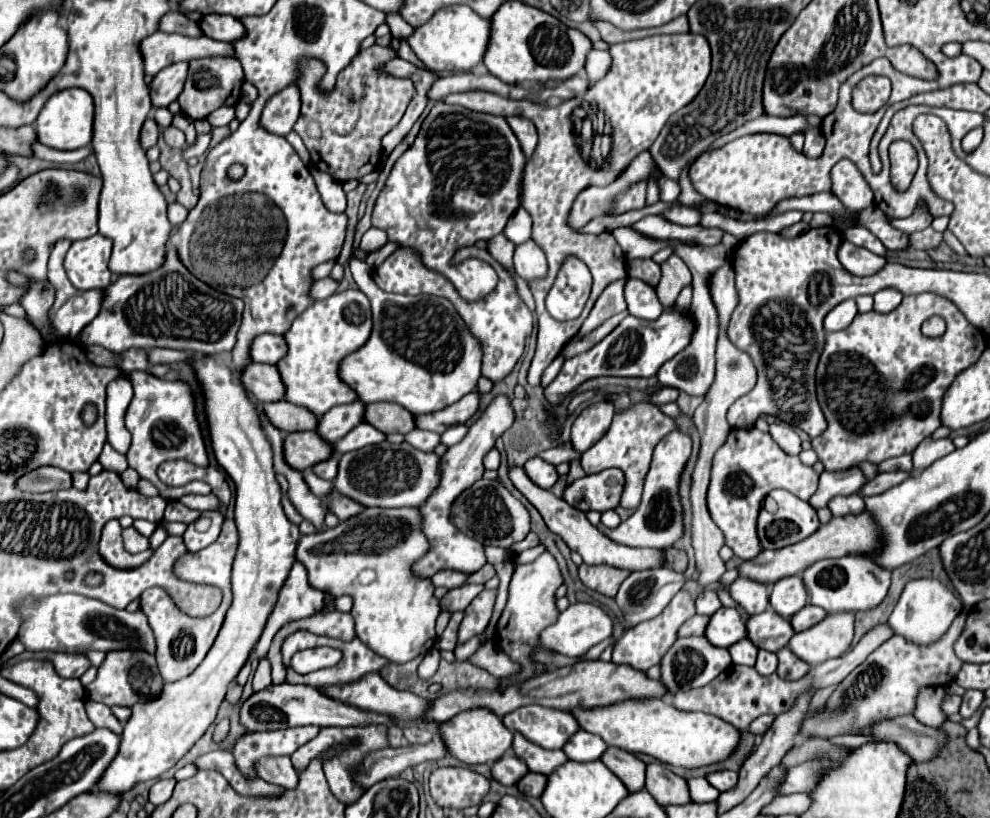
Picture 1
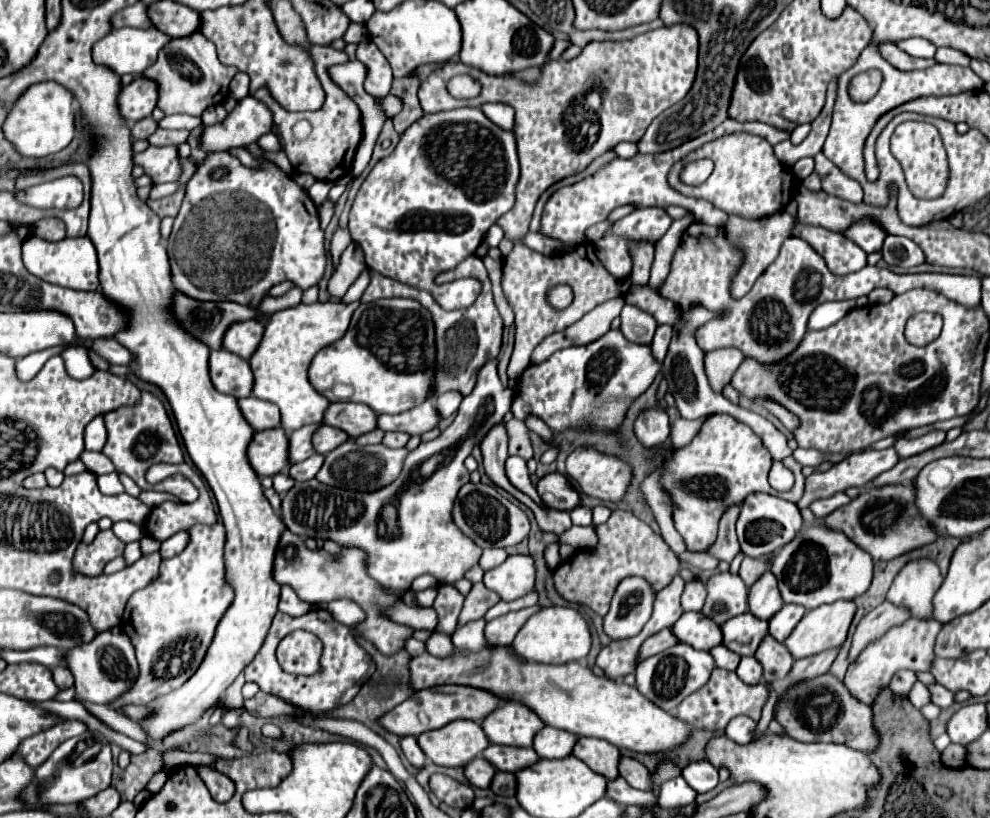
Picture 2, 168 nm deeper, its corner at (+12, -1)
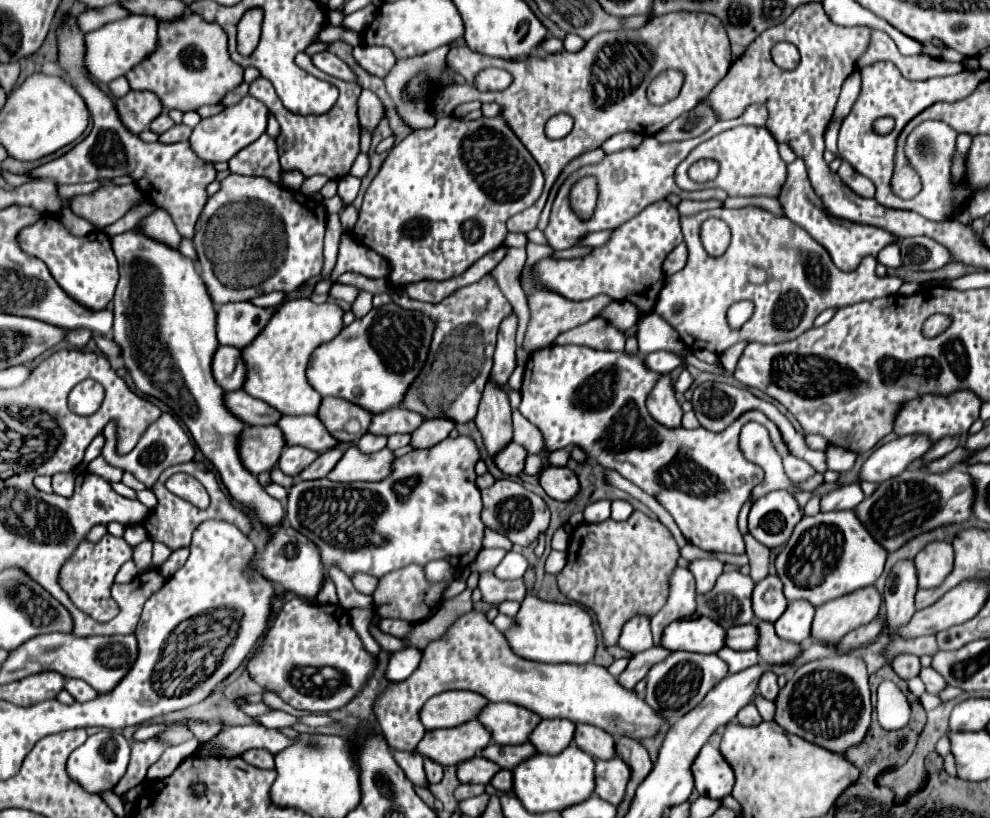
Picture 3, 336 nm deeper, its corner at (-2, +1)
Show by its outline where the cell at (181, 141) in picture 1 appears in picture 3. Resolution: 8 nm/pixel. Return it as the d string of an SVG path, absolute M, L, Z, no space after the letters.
M176 124L174 128L170 128L168 132L164 132L160 136L160 142L164 144L172 144L172 142L182 142L182 140L188 140L192 134L192 128L184 126L184 124Z

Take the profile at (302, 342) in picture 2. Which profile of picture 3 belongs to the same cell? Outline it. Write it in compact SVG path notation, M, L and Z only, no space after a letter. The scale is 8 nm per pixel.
M310 298L290 300L284 306L280 306L280 310L272 316L268 326L260 332L260 336L242 350L242 358L248 366L244 390L250 396L268 402L282 414L316 414L320 410L322 396L306 380L308 360L314 348L336 338L342 332L342 316L344 310L338 304L314 304Z

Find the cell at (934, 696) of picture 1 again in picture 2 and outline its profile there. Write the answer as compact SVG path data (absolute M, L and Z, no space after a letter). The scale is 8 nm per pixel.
M900 670L894 674L894 678L890 680L890 688L894 690L894 694L902 694L906 696L912 688L912 684L916 682L916 674L912 670Z

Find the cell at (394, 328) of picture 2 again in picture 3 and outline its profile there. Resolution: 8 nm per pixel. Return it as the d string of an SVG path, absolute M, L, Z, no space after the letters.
M394 302L384 304L380 308L372 308L366 316L346 326L334 340L318 346L312 352L308 364L308 382L322 396L344 398L352 404L366 408L372 414L386 412L388 408L400 406L400 400L404 400L404 392L408 392L408 386L416 380L420 368L424 368L424 360L428 358L428 348L432 342L434 328L436 324L430 316L416 310L406 310Z

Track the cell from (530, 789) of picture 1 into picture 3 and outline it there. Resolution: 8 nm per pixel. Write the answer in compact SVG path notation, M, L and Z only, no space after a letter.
M500 770L492 782L490 782L496 790L500 792L512 792L512 786L514 786L514 780L512 780L512 772L510 770Z

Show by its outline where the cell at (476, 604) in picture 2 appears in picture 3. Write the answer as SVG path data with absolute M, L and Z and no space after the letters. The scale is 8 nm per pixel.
M480 574L478 588L482 592L482 600L490 606L498 606L504 600L524 600L524 582L522 580L498 580L494 574Z

